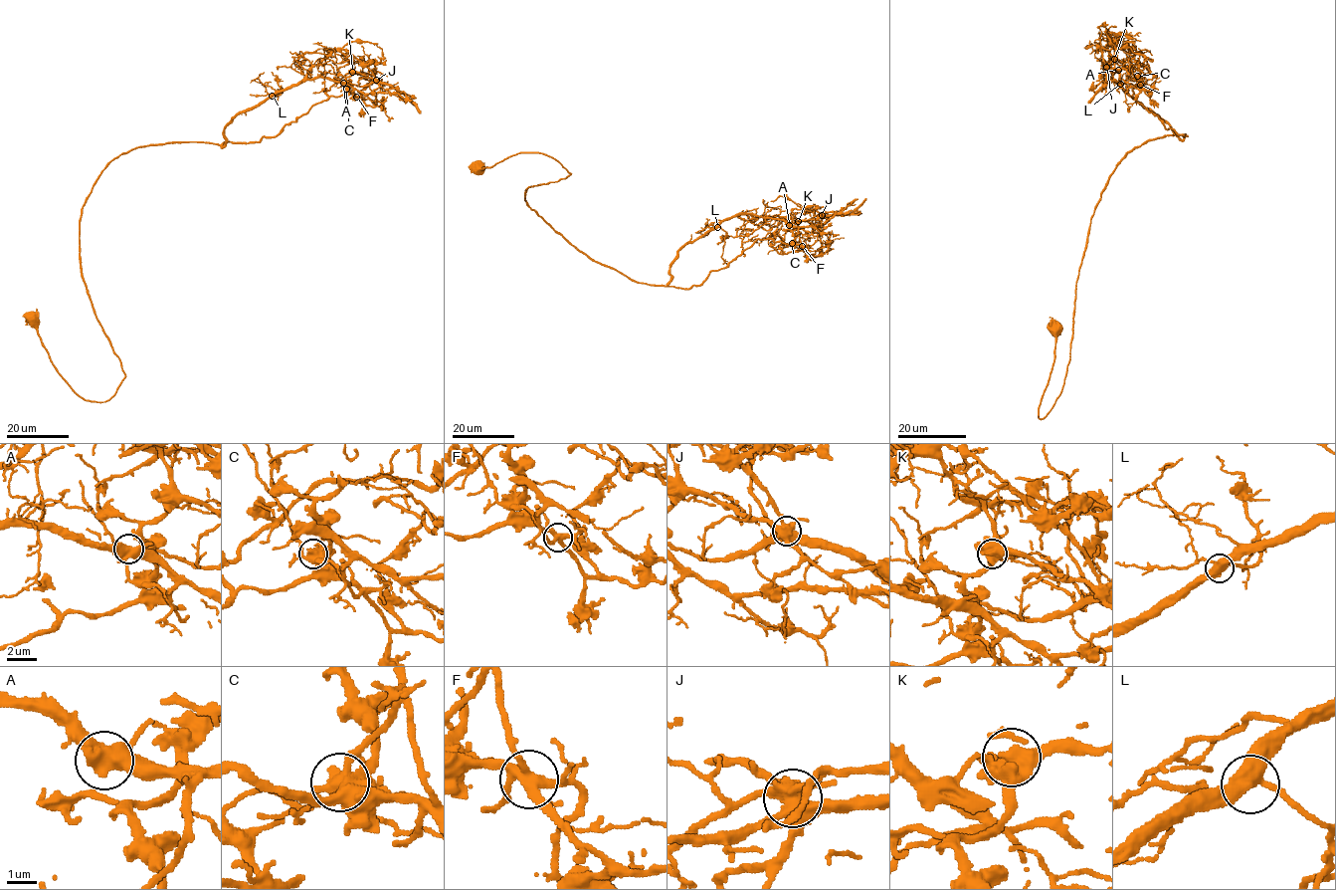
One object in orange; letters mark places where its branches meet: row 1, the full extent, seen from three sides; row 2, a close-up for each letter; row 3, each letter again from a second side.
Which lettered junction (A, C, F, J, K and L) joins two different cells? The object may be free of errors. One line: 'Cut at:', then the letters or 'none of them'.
Cut at: J

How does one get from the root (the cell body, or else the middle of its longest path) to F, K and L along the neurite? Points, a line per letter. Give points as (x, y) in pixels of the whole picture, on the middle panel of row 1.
F: (477, 166), (555, 158), (570, 174), (528, 187), (527, 204), (639, 283), (690, 289), (758, 239), (803, 246)
K: (477, 166), (555, 158), (570, 174), (527, 204), (648, 284), (698, 286), (798, 221)
L: (477, 166), (555, 158), (570, 174), (528, 187), (527, 204), (639, 283), (666, 286), (676, 253), (717, 227)

